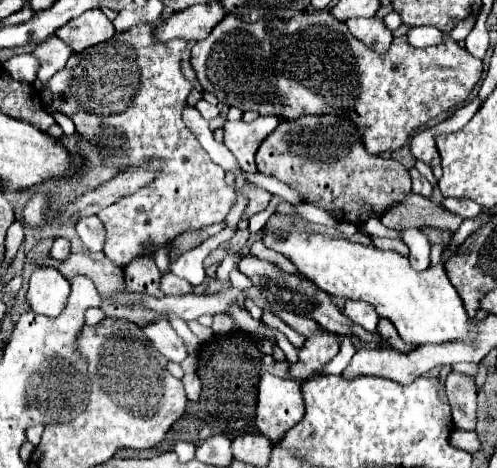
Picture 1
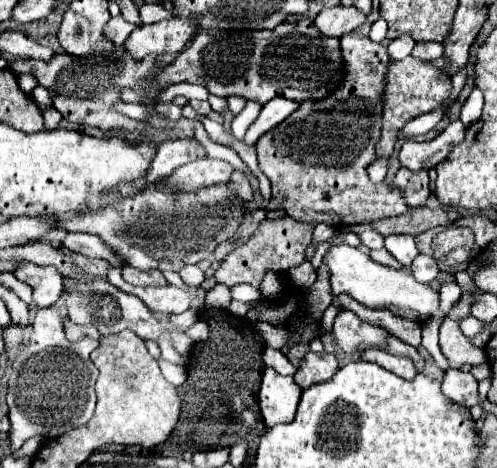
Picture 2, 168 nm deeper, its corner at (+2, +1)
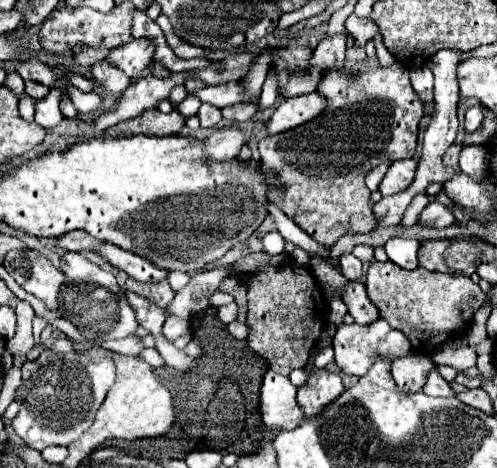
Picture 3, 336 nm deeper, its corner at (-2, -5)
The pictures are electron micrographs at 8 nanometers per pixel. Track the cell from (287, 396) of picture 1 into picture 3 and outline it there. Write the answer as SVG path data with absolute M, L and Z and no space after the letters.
M266 371L260 389L260 415L266 427L272 429L294 429L304 413L296 401L296 387L288 377Z

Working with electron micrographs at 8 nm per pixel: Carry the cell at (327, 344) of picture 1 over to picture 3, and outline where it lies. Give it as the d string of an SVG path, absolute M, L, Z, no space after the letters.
M314 369L308 377L308 383L298 389L298 403L306 417L318 415L326 403L332 403L344 391L340 373L328 369Z

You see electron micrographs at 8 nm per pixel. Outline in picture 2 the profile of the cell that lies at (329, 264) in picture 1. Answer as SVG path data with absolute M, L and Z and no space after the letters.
M346 243L332 247L326 255L326 263L330 267L330 285L334 295L348 293L352 299L360 301L362 305L378 307L378 309L384 309L388 305L414 309L420 313L420 319L418 319L420 323L432 321L438 313L440 295L432 287L418 283L410 273L410 269L390 269L384 265L378 265L362 249L350 247Z

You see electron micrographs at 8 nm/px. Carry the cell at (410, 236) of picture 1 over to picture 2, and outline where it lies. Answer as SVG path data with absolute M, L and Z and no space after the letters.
M390 235L386 237L386 249L390 255L394 255L402 265L410 267L412 261L418 255L414 237L402 237L402 235Z

